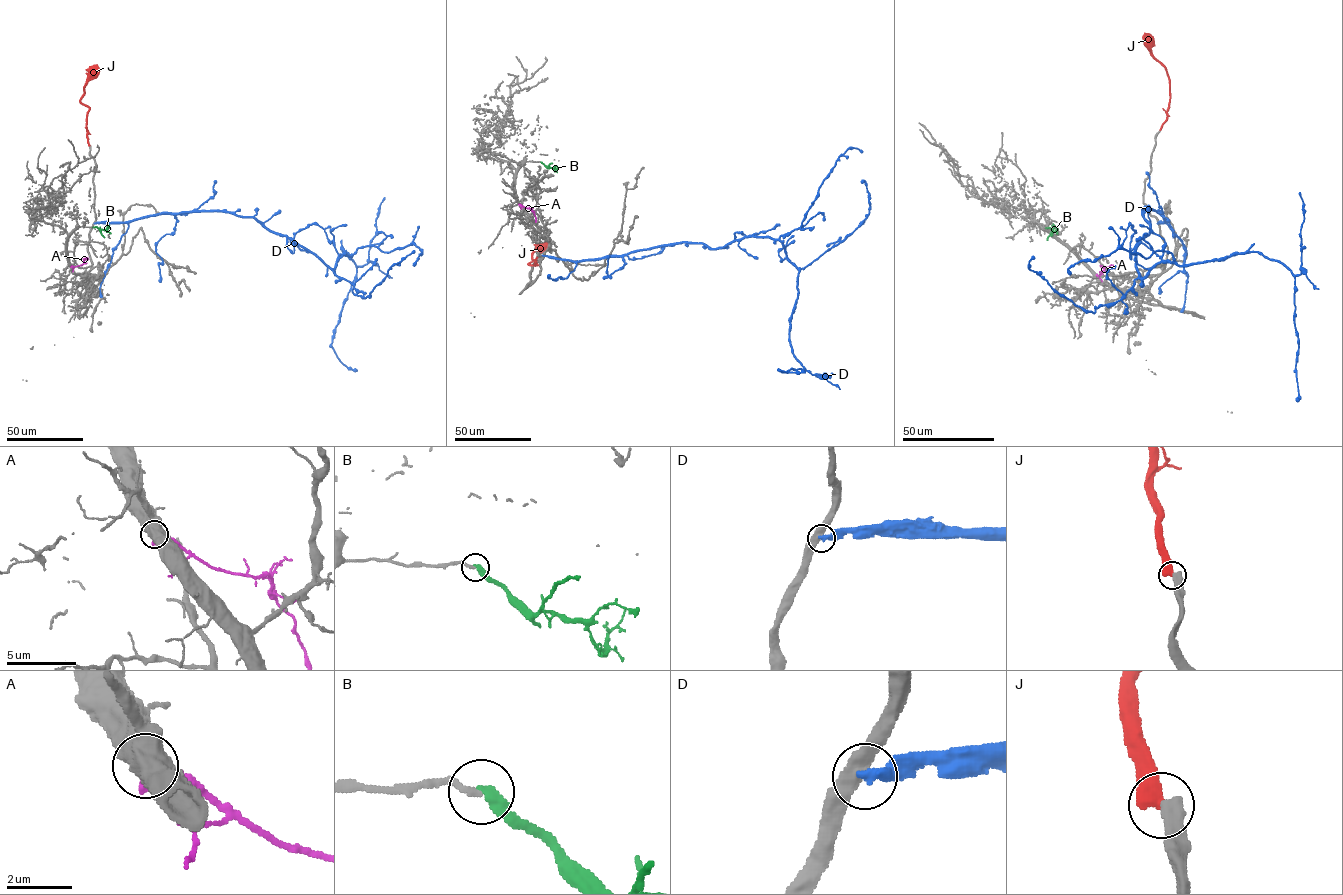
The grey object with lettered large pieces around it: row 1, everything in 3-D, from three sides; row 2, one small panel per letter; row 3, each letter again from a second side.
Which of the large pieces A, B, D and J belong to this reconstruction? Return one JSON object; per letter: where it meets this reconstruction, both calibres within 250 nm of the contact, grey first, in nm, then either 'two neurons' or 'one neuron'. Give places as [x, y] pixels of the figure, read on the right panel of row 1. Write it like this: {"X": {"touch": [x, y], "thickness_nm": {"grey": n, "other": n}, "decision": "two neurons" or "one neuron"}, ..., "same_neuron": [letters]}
{"A": {"touch": [1096, 275], "thickness_nm": {"grey": 800, "other": 650}, "decision": "two neurons"}, "B": {"touch": [1046, 228], "thickness_nm": {"grey": 160, "other": 320}, "decision": "two neurons"}, "D": {"touch": [1158, 223], "thickness_nm": {"grey": 440, "other": 320}, "decision": "two neurons"}, "J": {"touch": [1160, 130], "thickness_nm": {"grey": 440, "other": 480}, "decision": "two neurons"}, "same_neuron": []}

